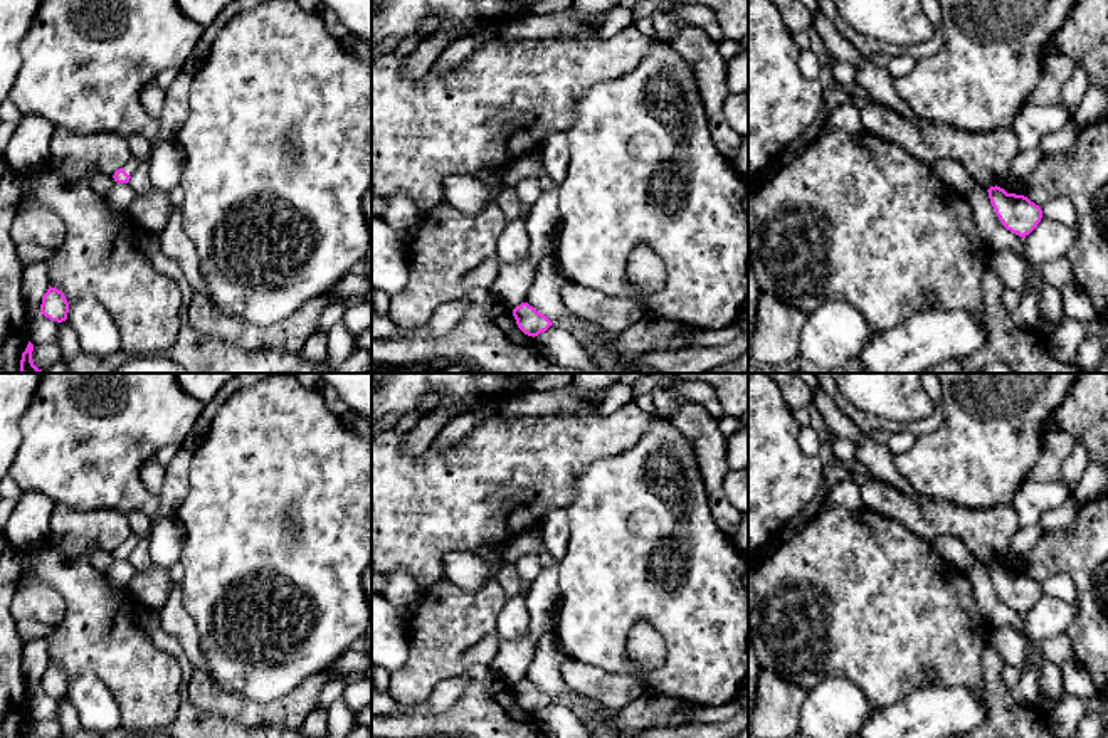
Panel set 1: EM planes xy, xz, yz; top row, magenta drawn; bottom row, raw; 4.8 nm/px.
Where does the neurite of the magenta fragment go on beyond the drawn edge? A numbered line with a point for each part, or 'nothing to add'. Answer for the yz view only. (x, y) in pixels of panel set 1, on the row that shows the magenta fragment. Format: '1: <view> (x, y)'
nothing to add

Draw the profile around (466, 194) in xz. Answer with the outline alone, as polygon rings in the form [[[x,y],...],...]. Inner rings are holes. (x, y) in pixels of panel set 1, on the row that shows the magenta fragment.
[[[451,175],[444,180],[446,202],[466,215],[488,207],[494,193],[474,177]]]

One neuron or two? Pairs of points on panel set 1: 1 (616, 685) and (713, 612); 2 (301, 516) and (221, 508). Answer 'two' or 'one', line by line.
1: two
2: one

